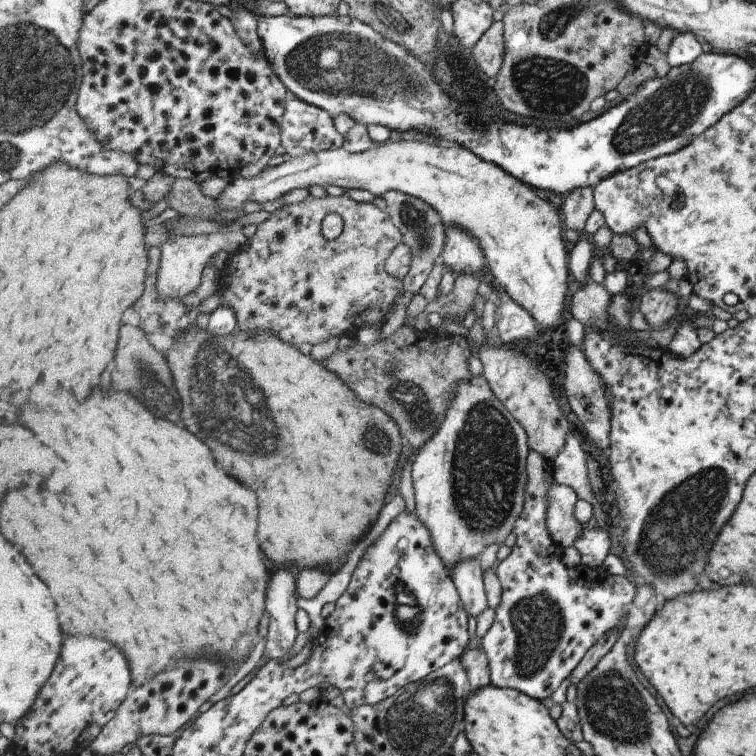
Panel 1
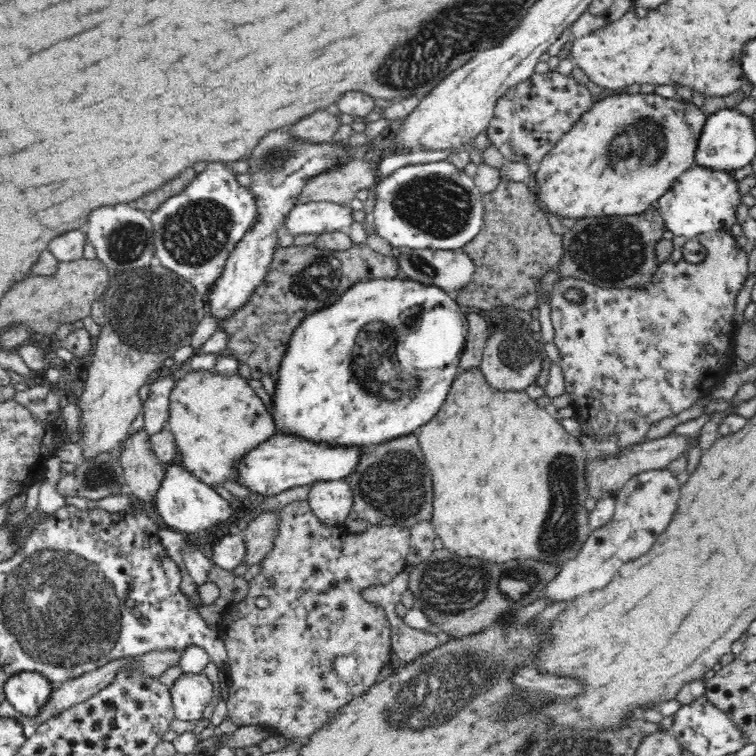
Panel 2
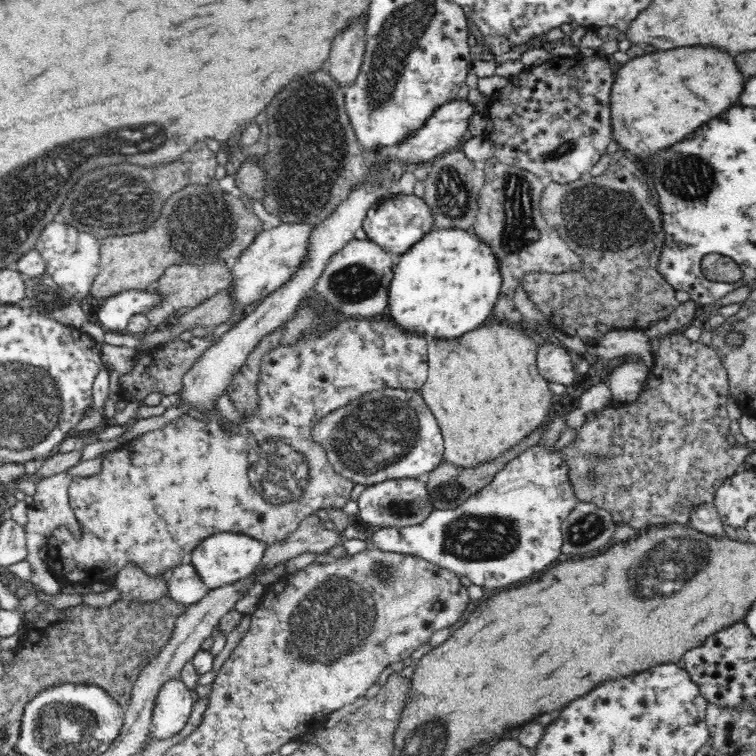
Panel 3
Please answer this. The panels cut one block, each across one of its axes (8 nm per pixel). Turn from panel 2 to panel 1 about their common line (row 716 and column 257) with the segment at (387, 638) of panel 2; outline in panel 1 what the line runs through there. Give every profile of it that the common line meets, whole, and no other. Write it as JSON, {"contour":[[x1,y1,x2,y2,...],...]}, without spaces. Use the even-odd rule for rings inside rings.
{"contour":[[309,196,305,202,301,204,287,204,279,210,275,210,271,214,271,218,267,222,263,222,261,226,257,226,257,232,255,236,249,240,249,244,235,254,231,266,227,270,223,270,223,290,221,290,221,300,219,300,219,306,233,306,237,316,239,316,239,326,235,330,237,332,247,332,249,336,255,334,255,332,273,332,277,336,281,336,285,342,289,344,295,344,295,346,301,346,305,342,309,342,311,346,317,346,321,342,327,342,329,338,341,338,341,336,355,336,359,328,363,328,365,324,375,324,375,322,381,322,381,326,385,324,385,314,391,314,393,308,397,306,397,300,399,296,403,294,403,282,399,282,389,270,387,270,387,260,389,256,401,246,401,240,405,238,405,234,401,234,399,226,393,222,391,214,389,212,383,212,379,206,375,204,363,204,363,202,355,202,353,198,349,196,325,196,325,198,315,198,315,196],[327,214,339,214,343,218,343,234,335,240,327,240,321,232,321,224,325,220]]}

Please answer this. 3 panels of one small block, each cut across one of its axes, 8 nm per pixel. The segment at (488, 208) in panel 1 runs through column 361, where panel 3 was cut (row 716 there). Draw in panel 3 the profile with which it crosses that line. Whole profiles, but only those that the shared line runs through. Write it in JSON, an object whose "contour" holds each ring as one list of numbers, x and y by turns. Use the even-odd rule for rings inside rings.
{"contour":[[170,680,162,686,152,716,152,738,166,740,186,728,186,722,192,714,192,706,196,704,190,692,192,690,182,680]]}

